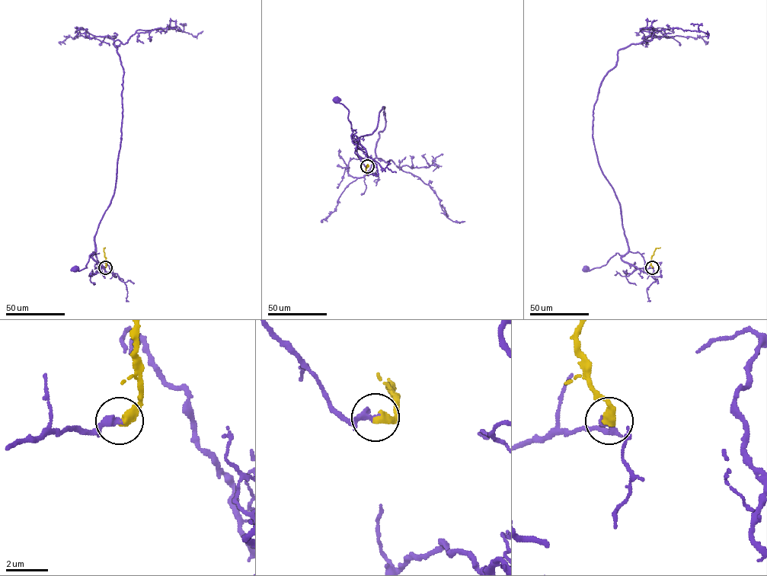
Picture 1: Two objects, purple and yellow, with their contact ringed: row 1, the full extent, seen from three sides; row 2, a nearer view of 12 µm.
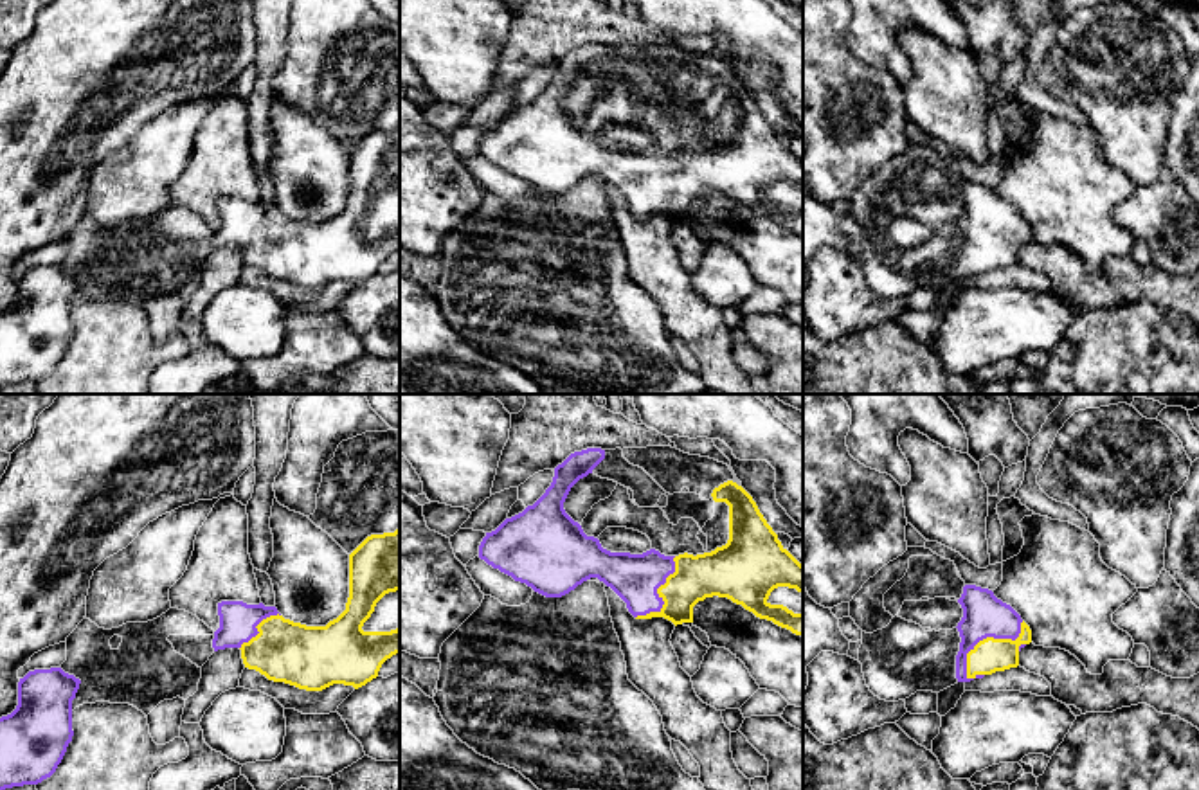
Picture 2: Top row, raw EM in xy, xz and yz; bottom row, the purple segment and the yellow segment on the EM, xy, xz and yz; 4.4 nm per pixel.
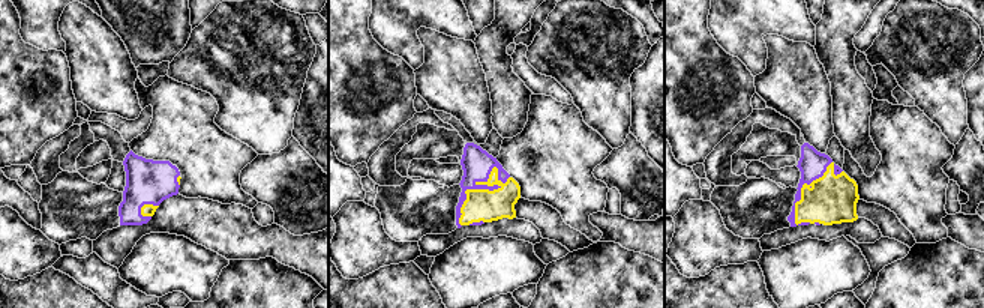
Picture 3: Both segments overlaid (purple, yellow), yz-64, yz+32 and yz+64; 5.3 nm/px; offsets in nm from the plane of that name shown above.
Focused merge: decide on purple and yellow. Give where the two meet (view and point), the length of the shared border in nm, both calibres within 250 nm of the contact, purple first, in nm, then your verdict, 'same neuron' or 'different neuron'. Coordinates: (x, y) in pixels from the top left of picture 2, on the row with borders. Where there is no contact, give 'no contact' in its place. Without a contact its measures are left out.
contact yz (987, 636); length 360 nm; calibres 190 and 160 nm; same neuron

